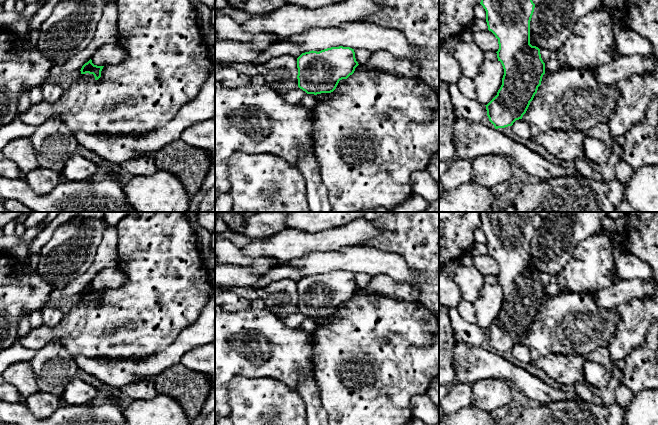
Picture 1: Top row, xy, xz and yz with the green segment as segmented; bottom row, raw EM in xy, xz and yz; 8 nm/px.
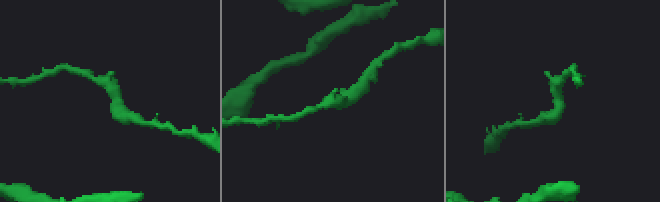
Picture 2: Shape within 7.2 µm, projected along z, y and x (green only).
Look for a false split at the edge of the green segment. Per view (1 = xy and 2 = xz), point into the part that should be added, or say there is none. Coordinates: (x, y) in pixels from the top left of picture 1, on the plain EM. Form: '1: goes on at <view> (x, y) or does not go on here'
1: does not go on here
2: does not go on here

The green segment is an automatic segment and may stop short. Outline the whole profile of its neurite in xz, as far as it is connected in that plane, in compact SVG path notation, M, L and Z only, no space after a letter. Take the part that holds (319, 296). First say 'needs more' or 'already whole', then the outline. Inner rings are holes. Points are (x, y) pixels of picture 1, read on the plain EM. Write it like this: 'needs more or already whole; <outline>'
already whole; M350 271L302 277L297 282L298 311L307 318L331 317L340 304L354 297L358 289L354 273Z

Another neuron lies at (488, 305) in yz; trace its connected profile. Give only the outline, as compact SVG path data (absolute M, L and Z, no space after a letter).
M485 283L478 299L474 302L474 323L483 329L487 329L496 319L502 309L504 293L500 285Z

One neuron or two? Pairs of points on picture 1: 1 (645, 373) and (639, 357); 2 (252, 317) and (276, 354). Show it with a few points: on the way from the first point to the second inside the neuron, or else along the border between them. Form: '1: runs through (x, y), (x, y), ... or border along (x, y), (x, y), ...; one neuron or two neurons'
1: runs through (642, 369), (640, 361); one neuron
2: runs through (254, 326), (259, 333), (259, 337), (267, 345); one neuron

